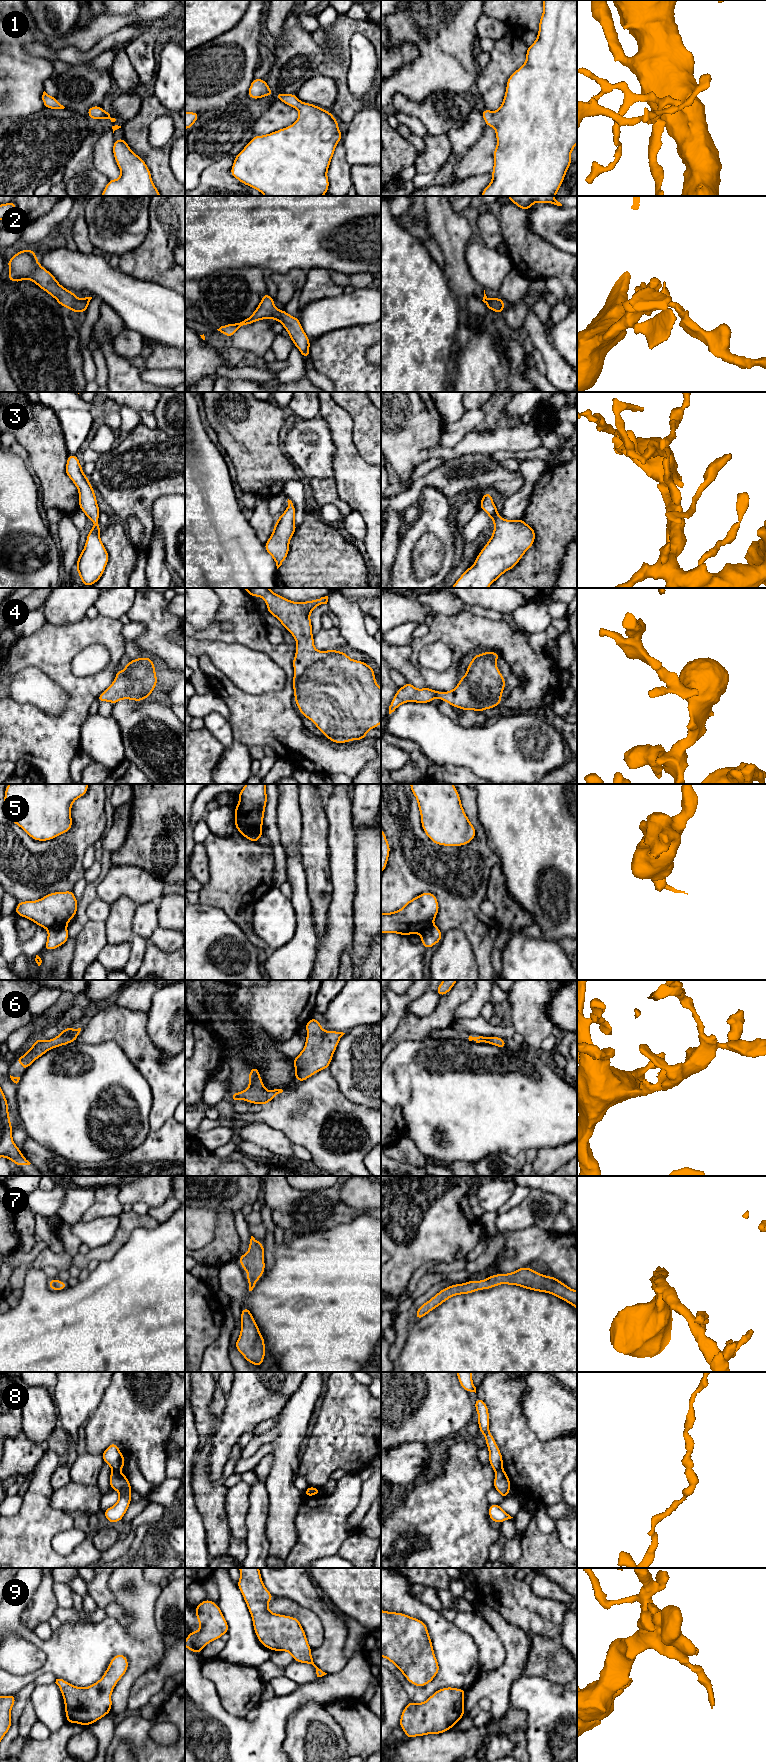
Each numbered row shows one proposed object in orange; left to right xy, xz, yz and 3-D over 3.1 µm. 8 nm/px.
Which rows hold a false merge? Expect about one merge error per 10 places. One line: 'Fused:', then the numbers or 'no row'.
Fused: 5, 8

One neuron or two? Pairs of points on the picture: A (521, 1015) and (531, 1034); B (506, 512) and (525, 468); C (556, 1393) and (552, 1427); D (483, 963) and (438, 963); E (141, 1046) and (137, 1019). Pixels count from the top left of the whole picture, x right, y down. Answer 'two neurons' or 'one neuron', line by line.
A: one neuron
B: one neuron
C: one neuron
D: two neurons
E: one neuron

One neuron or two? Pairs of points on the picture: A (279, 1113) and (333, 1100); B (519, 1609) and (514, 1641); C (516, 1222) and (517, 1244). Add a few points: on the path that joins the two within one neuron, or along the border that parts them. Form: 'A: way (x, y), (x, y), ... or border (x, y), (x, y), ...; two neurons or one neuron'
A: way (292, 1102), (297, 1098), (320, 1098); one neuron
B: border (497, 1612), (507, 1622), (518, 1626), (527, 1634); two neurons
C: border (539, 1227), (528, 1226), (520, 1230), (500, 1232); two neurons

